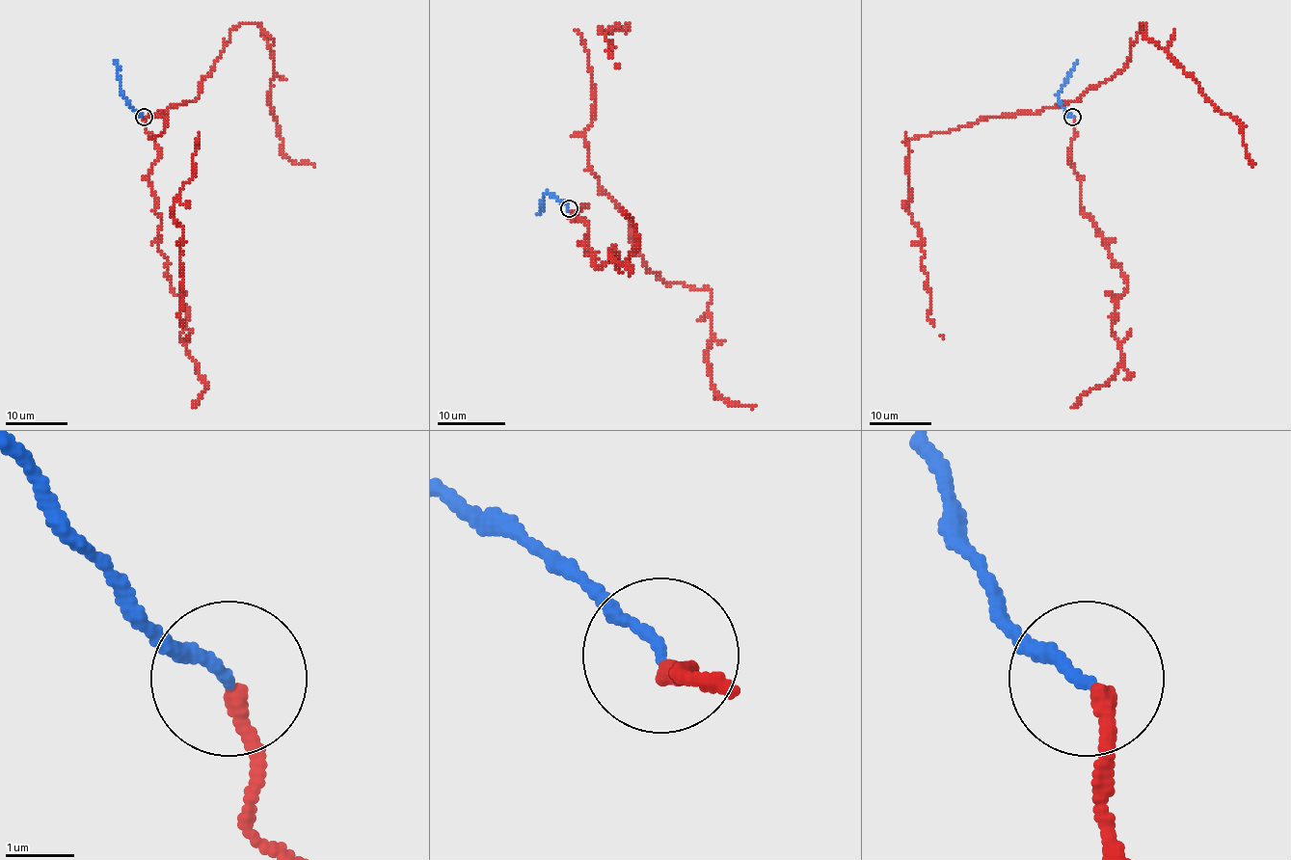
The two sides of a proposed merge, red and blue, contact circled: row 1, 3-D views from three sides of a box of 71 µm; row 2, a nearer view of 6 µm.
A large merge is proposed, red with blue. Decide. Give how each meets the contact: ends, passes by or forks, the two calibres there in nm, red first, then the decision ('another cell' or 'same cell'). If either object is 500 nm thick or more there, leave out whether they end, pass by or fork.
red ends | blue ends | 240/170 nm | same cell

